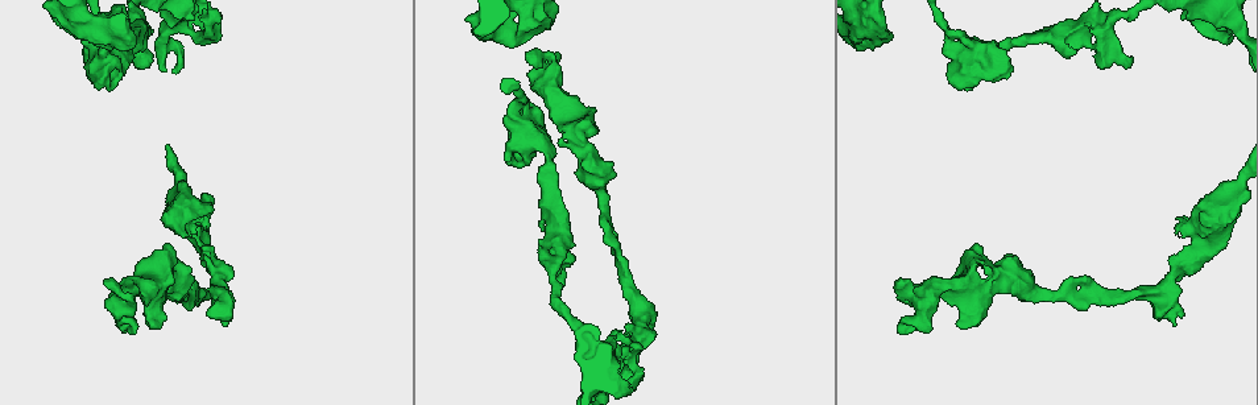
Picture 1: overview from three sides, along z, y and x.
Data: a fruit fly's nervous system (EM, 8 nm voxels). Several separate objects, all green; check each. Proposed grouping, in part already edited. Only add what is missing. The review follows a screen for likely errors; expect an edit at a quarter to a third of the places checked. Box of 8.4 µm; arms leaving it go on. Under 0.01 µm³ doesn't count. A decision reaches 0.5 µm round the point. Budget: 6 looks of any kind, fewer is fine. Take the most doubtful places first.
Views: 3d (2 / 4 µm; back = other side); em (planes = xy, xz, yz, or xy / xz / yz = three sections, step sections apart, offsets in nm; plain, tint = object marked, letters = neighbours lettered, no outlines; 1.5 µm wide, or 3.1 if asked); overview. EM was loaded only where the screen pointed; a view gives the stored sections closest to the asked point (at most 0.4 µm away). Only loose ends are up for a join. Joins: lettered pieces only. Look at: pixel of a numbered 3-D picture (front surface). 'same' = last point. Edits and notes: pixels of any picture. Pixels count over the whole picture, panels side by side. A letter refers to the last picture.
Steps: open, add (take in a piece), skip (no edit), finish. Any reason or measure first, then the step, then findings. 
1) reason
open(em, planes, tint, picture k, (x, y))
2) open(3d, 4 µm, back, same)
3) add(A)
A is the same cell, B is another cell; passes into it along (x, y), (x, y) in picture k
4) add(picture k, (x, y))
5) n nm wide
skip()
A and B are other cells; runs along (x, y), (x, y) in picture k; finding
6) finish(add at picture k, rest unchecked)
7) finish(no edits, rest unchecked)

free end
open(3d, 2 µm, picture 1, (530, 104))

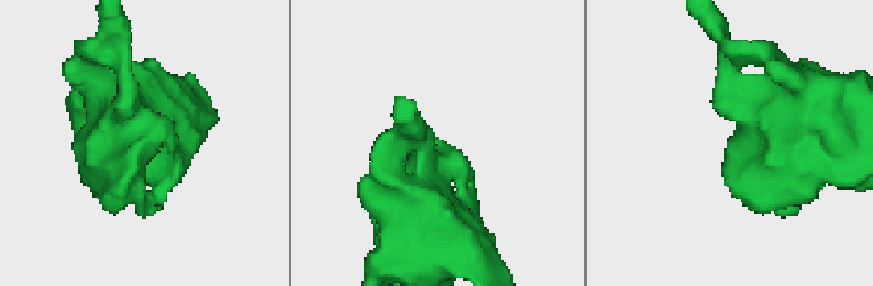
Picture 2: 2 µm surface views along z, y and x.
now the EM
open(em, planes, letters, picture 2, (137, 158))

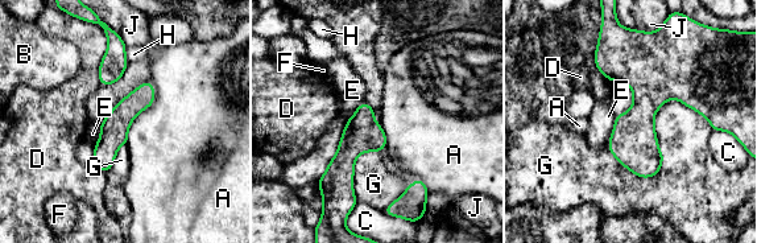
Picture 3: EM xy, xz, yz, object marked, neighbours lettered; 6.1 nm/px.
skip()
A, B, C, D, E, F, G, H and J are other cells; runs along (148, 85), (118, 120), (104, 168) in picture 3; no lettered piece goes on from it

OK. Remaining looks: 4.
an open end
open(em, yz, step 4, letters, picture 1, (566, 274))

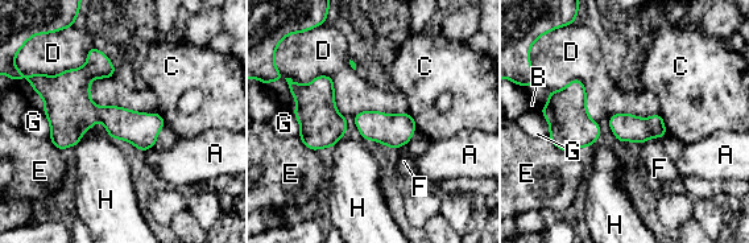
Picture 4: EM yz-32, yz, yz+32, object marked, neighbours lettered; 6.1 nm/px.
open(em, planes, letters, same)

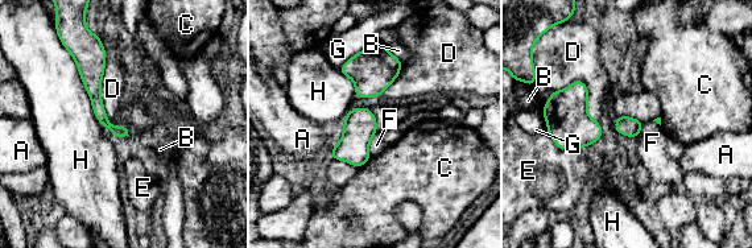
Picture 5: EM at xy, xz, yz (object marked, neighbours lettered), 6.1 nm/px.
skip()
A, B, C, D, E, F, G and H are other cells; runs along (100, 53), (94, 96), (103, 120), (124, 135) in picture 5; none of them fits

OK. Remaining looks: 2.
branch stops here
open(3d, 2 µm, picture 1, (1180, 314))

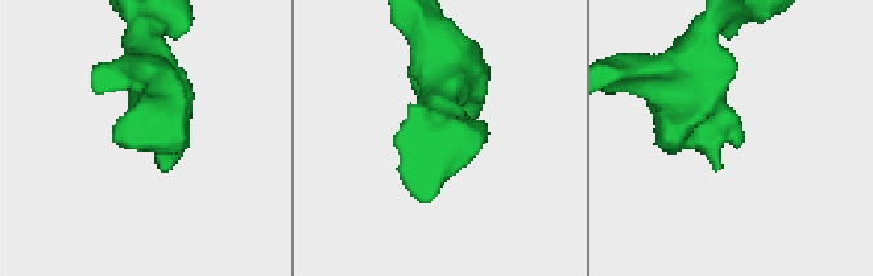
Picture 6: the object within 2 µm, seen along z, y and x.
open(em, planes, letters, picture 6, (737, 140))

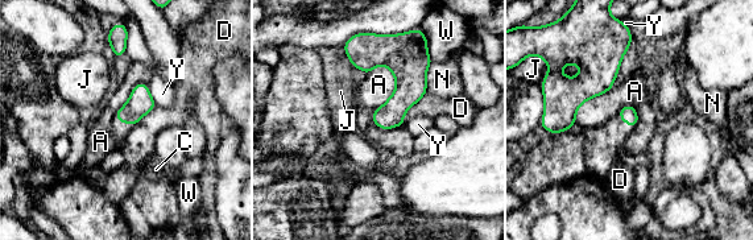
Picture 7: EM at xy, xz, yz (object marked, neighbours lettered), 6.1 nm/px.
skip()
A, C, D, J, N, W and Y are other cells; no lettered piece goes on from it

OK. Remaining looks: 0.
finish(no edits, rest unchecked)

